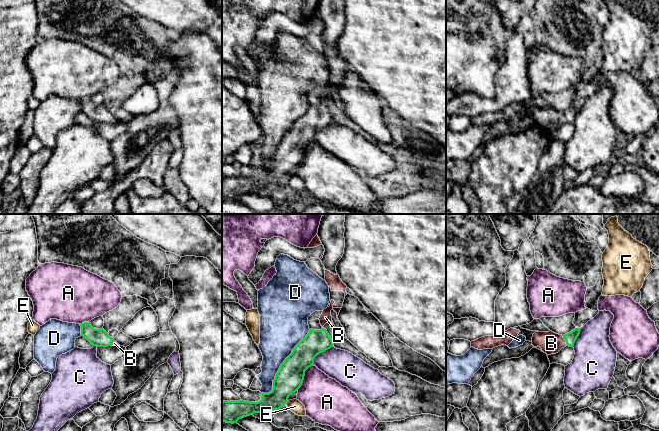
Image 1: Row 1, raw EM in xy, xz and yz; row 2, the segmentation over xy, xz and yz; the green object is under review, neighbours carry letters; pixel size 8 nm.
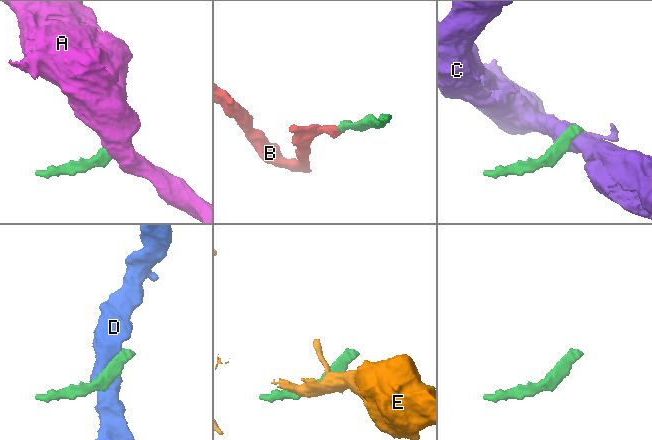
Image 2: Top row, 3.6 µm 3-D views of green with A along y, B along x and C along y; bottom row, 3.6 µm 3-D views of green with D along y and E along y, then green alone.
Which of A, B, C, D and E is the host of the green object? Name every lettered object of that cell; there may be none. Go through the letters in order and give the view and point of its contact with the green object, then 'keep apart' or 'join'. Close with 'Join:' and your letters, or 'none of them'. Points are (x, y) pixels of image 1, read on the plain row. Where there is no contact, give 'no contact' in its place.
A: xz (304, 151) | keep apart
B: yz (565, 116) | join
C: xz (320, 128) | keep apart
D: xz (281, 140) | keep apart
E: xz (286, 178) | keep apart
Join: B

